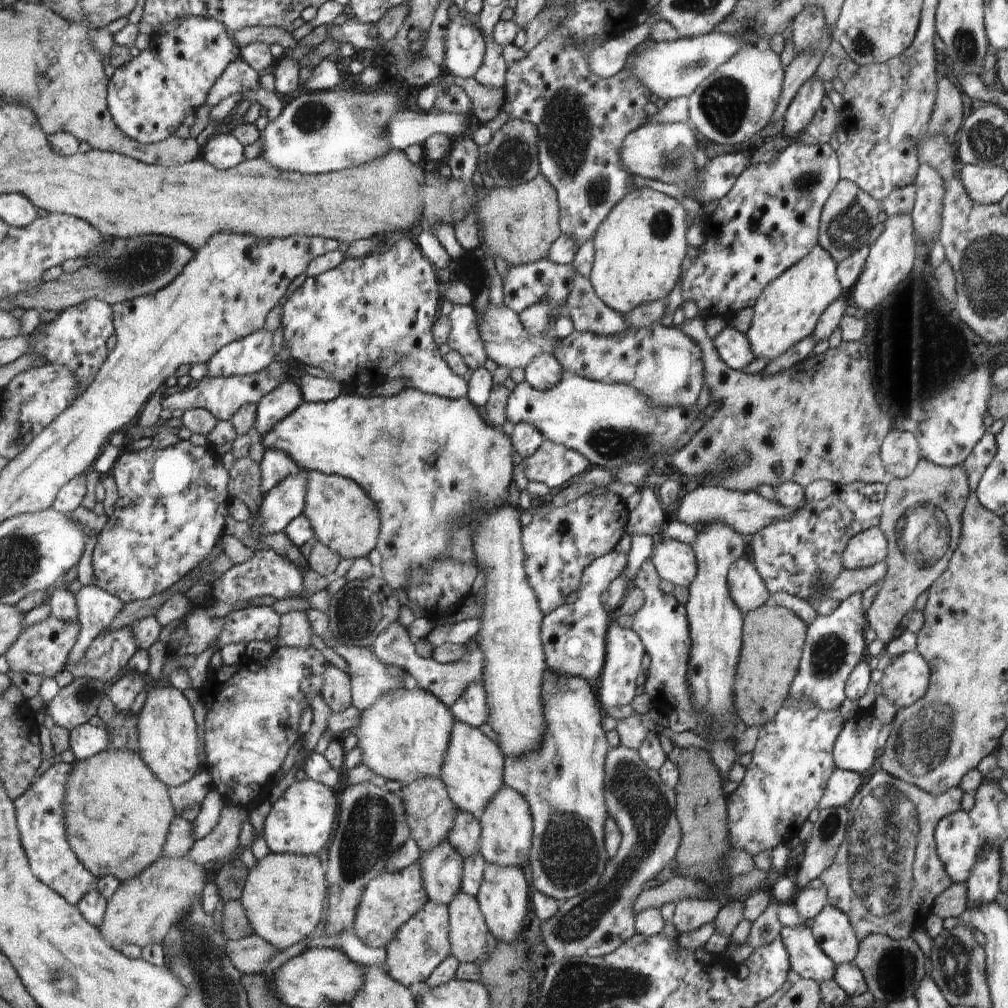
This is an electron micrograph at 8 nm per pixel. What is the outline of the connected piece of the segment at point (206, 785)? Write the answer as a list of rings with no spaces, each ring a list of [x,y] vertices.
[[[205,764],[201,767],[201,772],[194,779],[178,787],[170,787],[170,796],[174,801],[174,806],[180,812],[196,806],[196,804],[202,805],[208,798],[208,795],[213,791],[214,779],[210,774],[210,767]]]

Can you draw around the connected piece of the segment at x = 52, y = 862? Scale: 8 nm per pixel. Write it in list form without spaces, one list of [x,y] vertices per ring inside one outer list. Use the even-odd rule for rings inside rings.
[[[56,763],[33,784],[32,788],[15,803],[18,811],[18,824],[22,833],[22,842],[29,852],[30,864],[44,884],[50,885],[56,892],[66,897],[70,904],[79,905],[88,892],[100,890],[110,901],[120,890],[122,881],[113,876],[98,878],[82,864],[78,853],[68,840],[66,826],[66,798],[70,774],[76,770],[76,763]]]

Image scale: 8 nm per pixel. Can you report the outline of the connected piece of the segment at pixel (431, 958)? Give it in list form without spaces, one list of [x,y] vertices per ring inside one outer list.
[[[428,901],[416,915],[396,932],[392,942],[386,946],[386,970],[400,984],[411,987],[429,980],[436,966],[452,952],[449,939],[449,907]]]

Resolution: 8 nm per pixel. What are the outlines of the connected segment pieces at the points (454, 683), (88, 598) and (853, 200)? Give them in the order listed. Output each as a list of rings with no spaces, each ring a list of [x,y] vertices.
[[[394,622],[384,632],[380,633],[378,638],[374,638],[374,642],[370,642],[368,648],[385,665],[401,668],[410,676],[414,676],[417,688],[437,696],[438,700],[442,701],[442,704],[450,708],[464,694],[464,691],[470,684],[480,684],[483,682],[485,658],[482,650],[480,650],[480,646],[476,643],[476,638],[472,638],[466,646],[468,646],[468,654],[464,658],[460,658],[460,660],[454,660],[454,662],[439,663],[432,658],[425,659],[416,653],[414,640],[408,633],[408,629],[404,628],[400,622]]]
[[[84,585],[76,594],[78,598],[78,610],[80,610],[80,622],[82,630],[80,638],[71,652],[71,664],[78,664],[92,642],[112,626],[112,622],[120,616],[122,608],[126,608],[126,602],[118,596],[110,594],[100,585]]]
[[[840,180],[822,208],[818,245],[830,253],[836,264],[841,264],[843,260],[858,252],[858,248],[862,245],[870,247],[876,242],[876,238],[882,232],[880,220],[878,220],[880,212],[882,212],[882,206],[873,196],[866,194],[857,184],[849,180]]]

